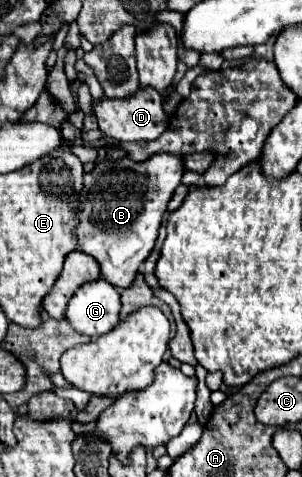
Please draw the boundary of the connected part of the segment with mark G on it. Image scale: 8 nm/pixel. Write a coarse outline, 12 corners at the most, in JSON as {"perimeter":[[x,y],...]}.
{"perimeter":[[82,285],[66,319],[92,339],[120,321],[118,289]]}

